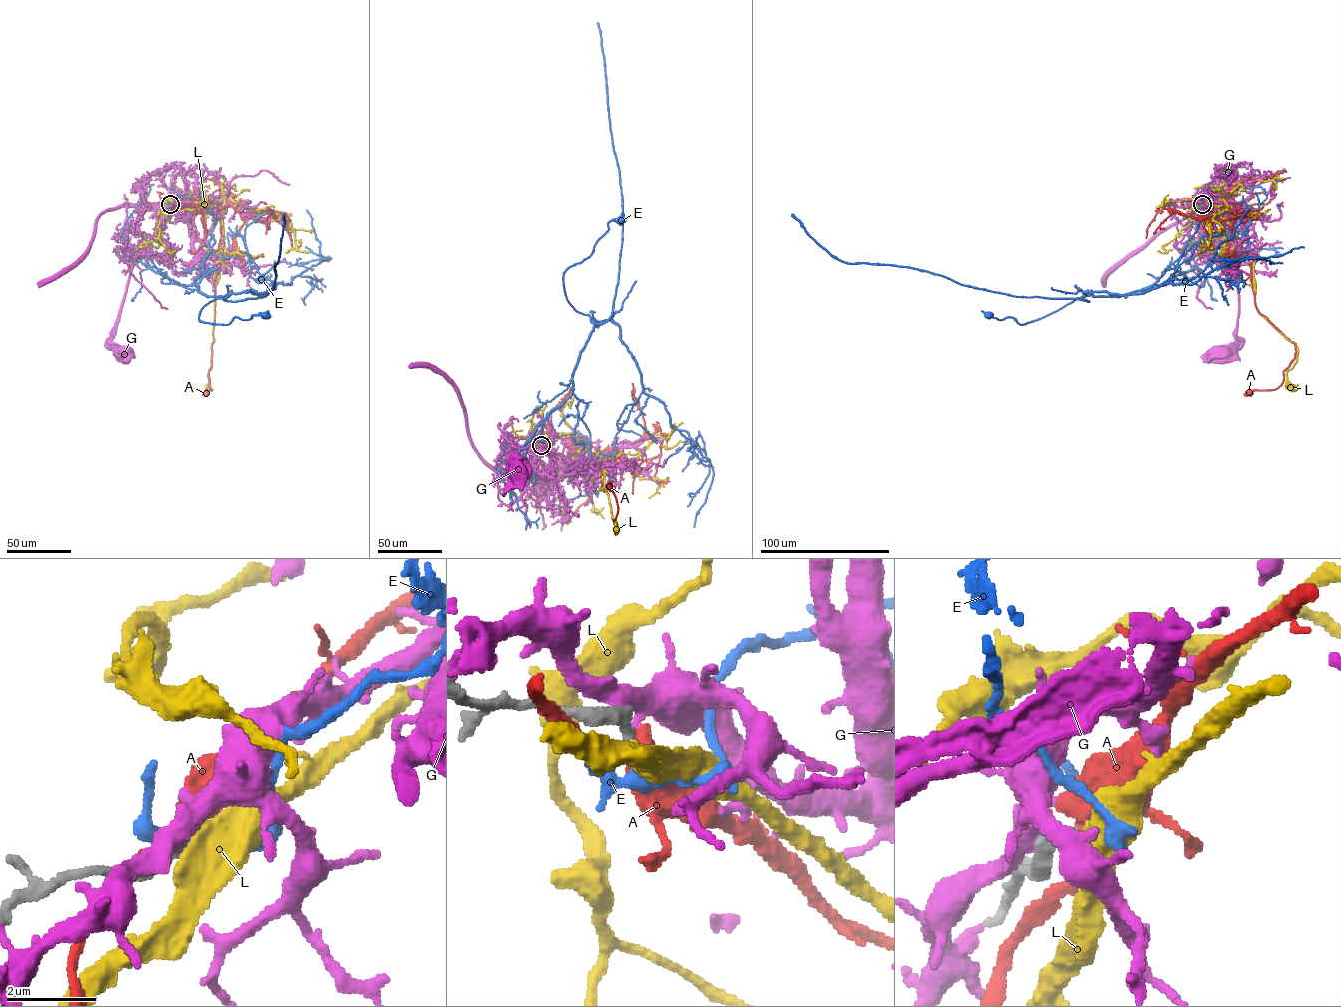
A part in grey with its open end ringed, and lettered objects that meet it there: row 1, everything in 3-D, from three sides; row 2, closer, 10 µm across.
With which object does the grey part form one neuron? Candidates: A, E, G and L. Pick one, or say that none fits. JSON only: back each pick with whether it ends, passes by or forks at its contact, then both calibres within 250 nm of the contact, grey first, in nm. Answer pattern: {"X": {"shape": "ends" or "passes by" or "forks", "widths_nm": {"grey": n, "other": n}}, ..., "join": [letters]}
{"join": []}

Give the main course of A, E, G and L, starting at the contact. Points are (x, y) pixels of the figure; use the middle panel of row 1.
A: (541, 445), (563, 455), (572, 467), (597, 463), (616, 532), (613, 520), (617, 504), (609, 486)
E: (542, 445), (577, 434), (590, 461), (572, 375), (595, 321), (569, 302), (563, 275), (620, 220)
G: (541, 444), (548, 446), (561, 465), (545, 477), (523, 478), (515, 487), (506, 488), (523, 468)
L: (542, 445), (574, 459), (597, 459), (601, 471), (599, 490), (606, 491), (616, 530)

